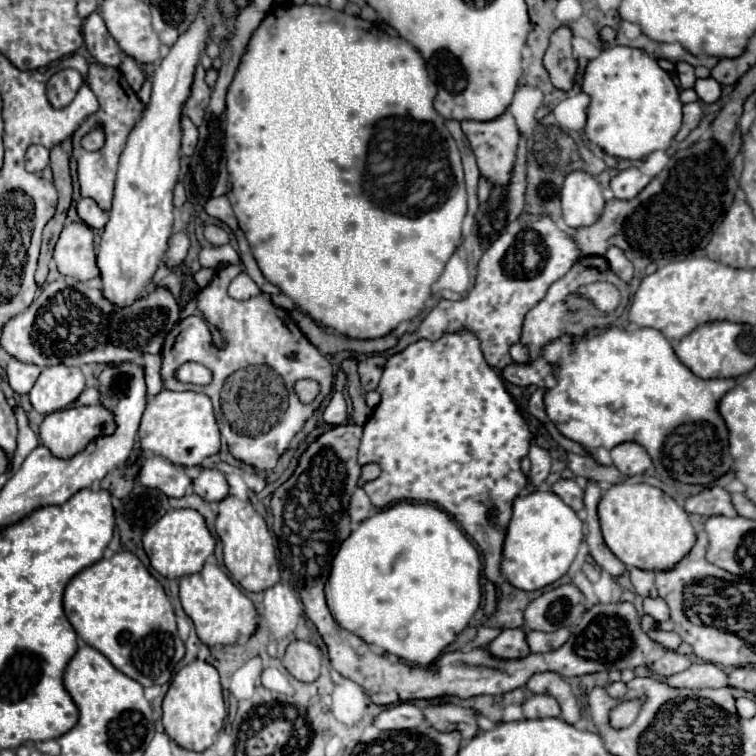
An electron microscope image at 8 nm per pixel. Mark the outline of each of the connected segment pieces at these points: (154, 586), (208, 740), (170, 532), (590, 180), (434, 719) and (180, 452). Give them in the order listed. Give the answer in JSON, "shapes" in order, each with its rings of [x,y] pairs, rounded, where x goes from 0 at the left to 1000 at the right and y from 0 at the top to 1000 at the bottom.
{"shapes":[[[[159,729],[98,761],[85,779],[85,811],[103,843],[190,909],[222,903],[233,877],[243,869],[230,806],[214,774],[177,731]]],[[[254,874],[243,880],[233,896],[228,898],[222,917],[214,930],[214,956],[228,980],[233,980],[238,988],[251,993],[270,993],[283,983],[283,975],[294,964],[299,935],[294,925],[294,909],[288,888],[272,877],[272,874]]],[[[228,673],[212,689],[206,689],[188,710],[190,729],[198,747],[222,766],[238,766],[243,761],[262,758],[270,742],[283,731],[283,710],[278,708],[270,684],[257,673]]],[[[757,226],[746,237],[741,266],[743,287],[751,300],[765,303],[783,298],[799,276],[796,245],[775,226]]],[[[569,933],[561,938],[561,948],[569,956],[569,962],[585,970],[606,967],[614,983],[632,970],[632,959],[627,951],[630,943],[624,938],[614,938],[603,933]]],[[[214,517],[209,525],[201,525],[188,549],[183,578],[190,597],[209,599],[241,618],[265,615],[272,604],[286,602],[294,589],[280,530],[270,520],[257,517]]]]}

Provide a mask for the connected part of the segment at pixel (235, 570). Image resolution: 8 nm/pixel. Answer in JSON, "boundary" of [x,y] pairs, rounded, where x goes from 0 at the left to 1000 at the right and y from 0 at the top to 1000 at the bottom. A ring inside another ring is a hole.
{"boundary":[[[302,655],[299,660],[294,660],[283,700],[294,716],[296,747],[302,750],[304,763],[312,771],[317,771],[325,782],[349,782],[357,774],[368,771],[370,750],[365,742],[360,705],[354,702],[352,689],[347,687],[347,681],[336,673],[331,663],[320,663],[310,655]]]}

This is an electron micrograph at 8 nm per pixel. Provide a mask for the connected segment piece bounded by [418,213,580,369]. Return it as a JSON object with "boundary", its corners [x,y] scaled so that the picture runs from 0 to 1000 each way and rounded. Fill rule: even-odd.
{"boundary":[[[690,282],[635,340],[630,374],[619,393],[611,393],[606,398],[582,396],[553,433],[553,447],[577,451],[593,440],[616,435],[635,448],[643,480],[667,488],[677,478],[675,459],[688,451],[690,425],[696,414],[717,398],[725,380],[733,372],[743,369],[765,343],[767,335],[759,319],[754,319],[754,308],[741,306],[722,284]],[[675,369],[683,372],[677,372],[677,382],[667,388],[664,372]],[[667,393],[672,393],[672,401],[667,398]]]}

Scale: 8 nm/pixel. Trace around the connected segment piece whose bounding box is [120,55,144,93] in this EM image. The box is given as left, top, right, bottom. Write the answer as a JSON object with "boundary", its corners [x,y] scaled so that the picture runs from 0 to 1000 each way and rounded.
{"boundary":[[[167,73],[167,75],[161,78],[159,94],[161,94],[161,99],[167,102],[169,112],[183,123],[183,120],[185,120],[185,115],[188,115],[188,107],[190,107],[190,94],[188,94],[188,89],[185,89],[175,75],[169,75],[169,73]]]}

